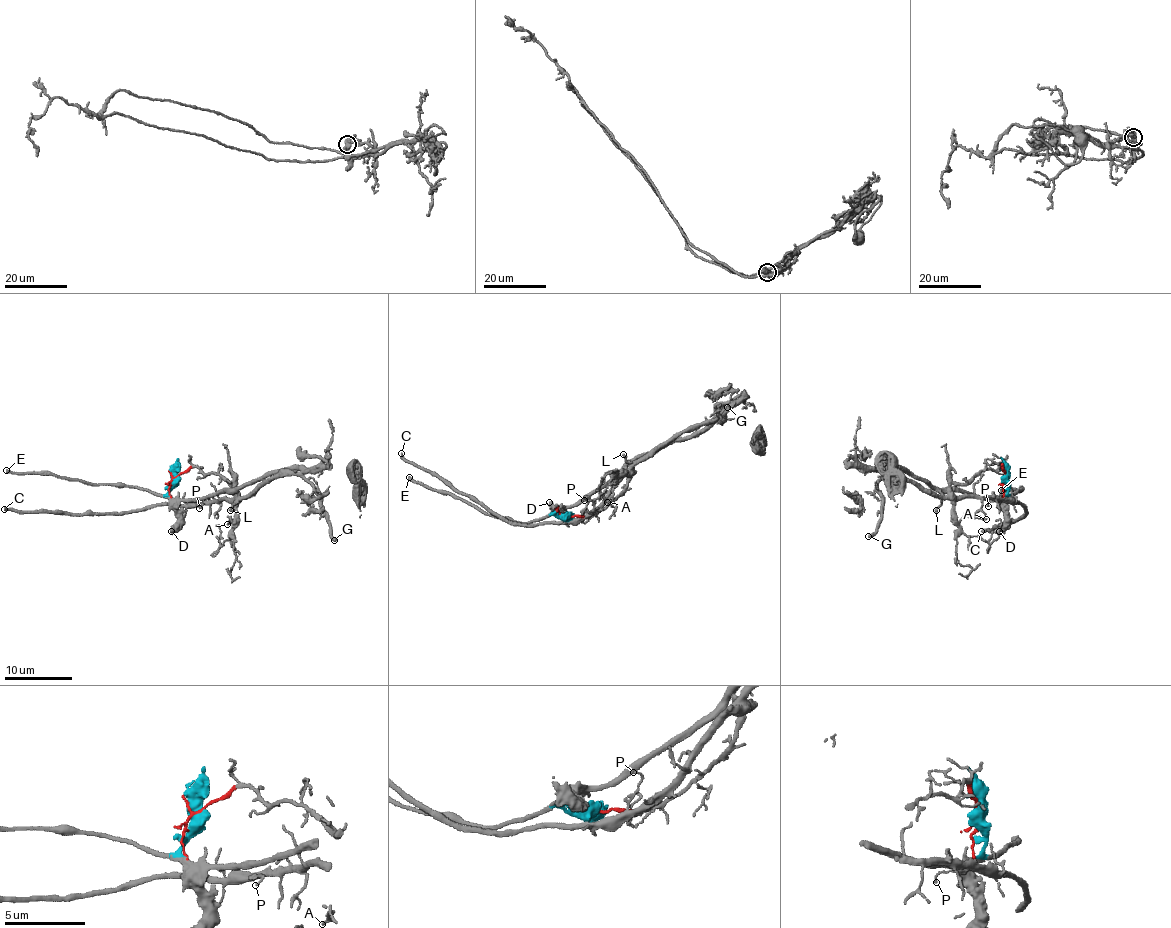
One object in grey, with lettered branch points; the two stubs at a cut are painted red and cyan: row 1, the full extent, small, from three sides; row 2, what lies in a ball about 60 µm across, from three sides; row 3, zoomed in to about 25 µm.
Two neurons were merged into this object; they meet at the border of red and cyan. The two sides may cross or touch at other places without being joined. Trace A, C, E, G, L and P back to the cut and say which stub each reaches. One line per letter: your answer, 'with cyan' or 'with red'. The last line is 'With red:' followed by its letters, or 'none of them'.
A: with red
C: with red
E: with cyan
G: with red
L: with red
P: with red
With red: A, C, G, L, P

